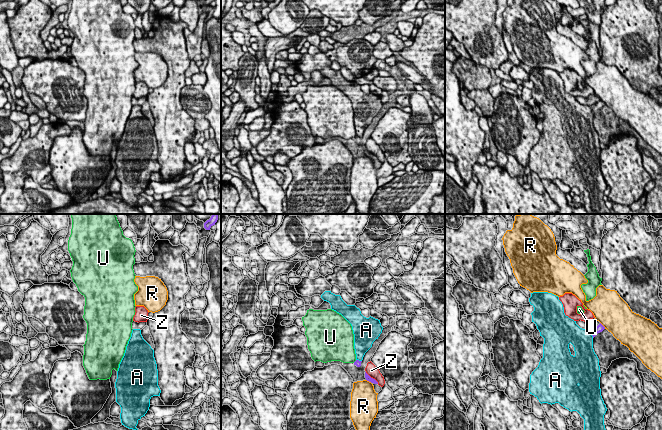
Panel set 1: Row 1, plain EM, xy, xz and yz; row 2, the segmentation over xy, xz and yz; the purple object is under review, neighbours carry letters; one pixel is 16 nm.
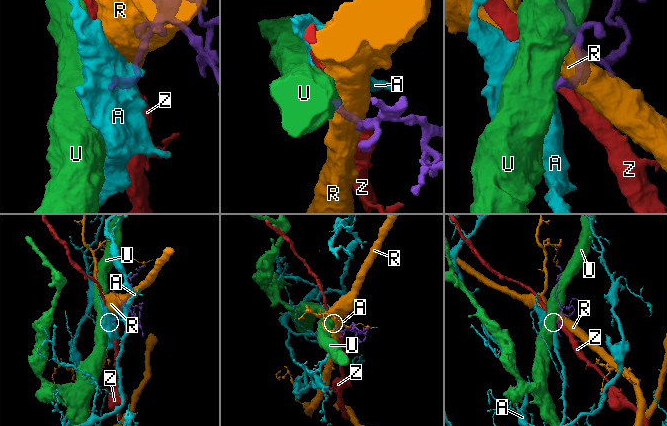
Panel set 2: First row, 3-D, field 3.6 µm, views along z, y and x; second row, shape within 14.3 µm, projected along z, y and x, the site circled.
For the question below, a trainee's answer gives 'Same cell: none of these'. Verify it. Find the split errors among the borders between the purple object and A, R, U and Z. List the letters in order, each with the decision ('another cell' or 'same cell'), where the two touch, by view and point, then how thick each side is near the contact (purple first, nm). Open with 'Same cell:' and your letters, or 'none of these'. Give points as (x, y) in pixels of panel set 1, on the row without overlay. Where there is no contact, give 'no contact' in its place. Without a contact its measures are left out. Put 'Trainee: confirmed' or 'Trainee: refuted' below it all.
Same cell: A
A: same cell | yz (592, 110) | 120/360 nm
R: another cell | yz (602, 101) | 120/500 nm
U: another cell | xz (355, 137) | 100/340 nm
Z: another cell | xz (372, 154) | 90/180 nm
Trainee: refuted

